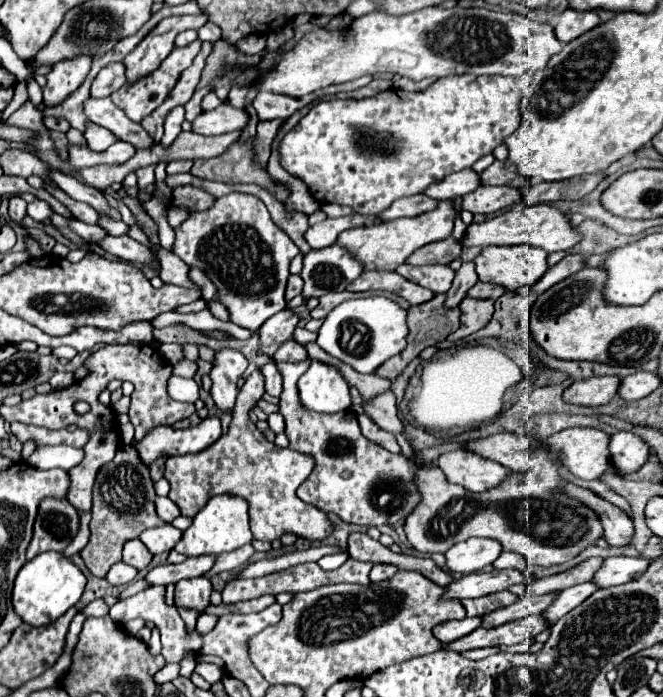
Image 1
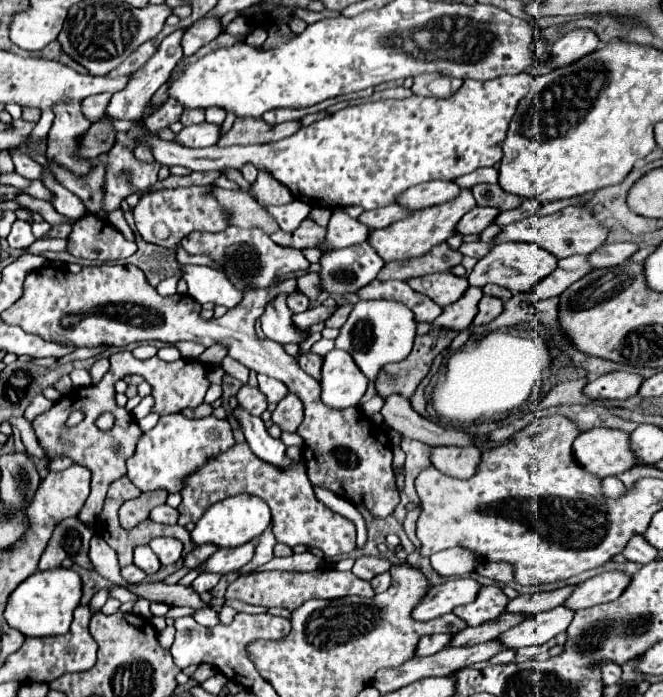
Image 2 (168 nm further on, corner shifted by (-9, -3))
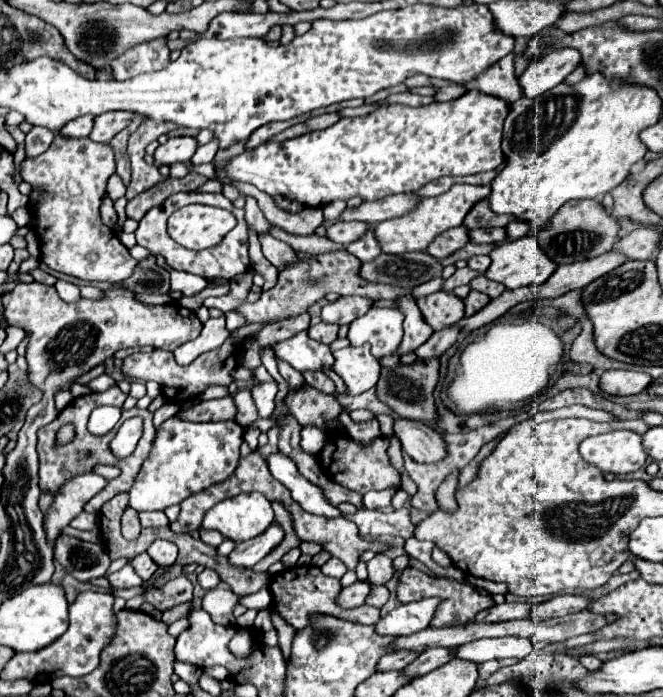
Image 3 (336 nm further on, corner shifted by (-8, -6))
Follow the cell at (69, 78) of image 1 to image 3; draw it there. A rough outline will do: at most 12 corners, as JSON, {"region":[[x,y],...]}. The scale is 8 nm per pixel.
{"region":[[62,140],[20,164],[40,262],[122,284],[138,260],[100,220],[110,144]]}

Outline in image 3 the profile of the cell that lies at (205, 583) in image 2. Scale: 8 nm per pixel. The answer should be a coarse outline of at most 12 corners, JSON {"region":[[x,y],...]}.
{"region":[[204,568],[198,584],[204,590],[216,588],[220,578],[216,570]]}

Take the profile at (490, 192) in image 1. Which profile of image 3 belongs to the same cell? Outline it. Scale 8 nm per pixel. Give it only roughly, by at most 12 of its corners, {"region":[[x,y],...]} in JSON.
{"region":[[466,228],[446,230],[428,244],[436,260],[468,244]]}

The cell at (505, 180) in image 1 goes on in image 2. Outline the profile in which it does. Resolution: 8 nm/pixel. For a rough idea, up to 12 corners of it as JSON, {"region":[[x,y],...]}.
{"region":[[479,183],[471,191],[477,205],[515,209],[523,197],[507,193],[497,183]]}

